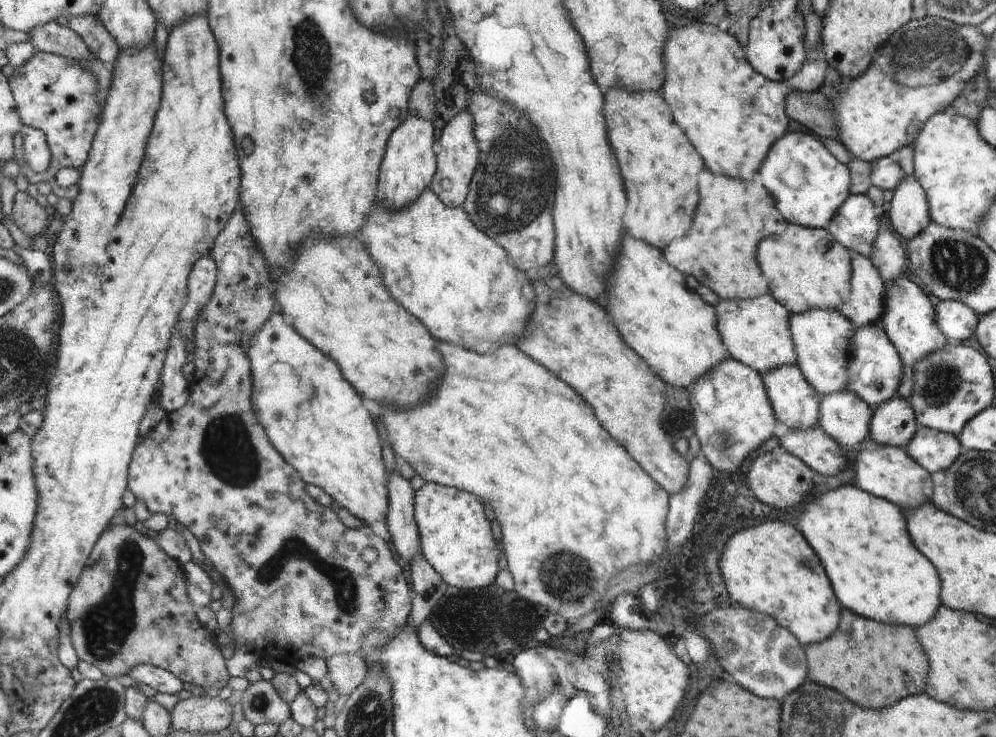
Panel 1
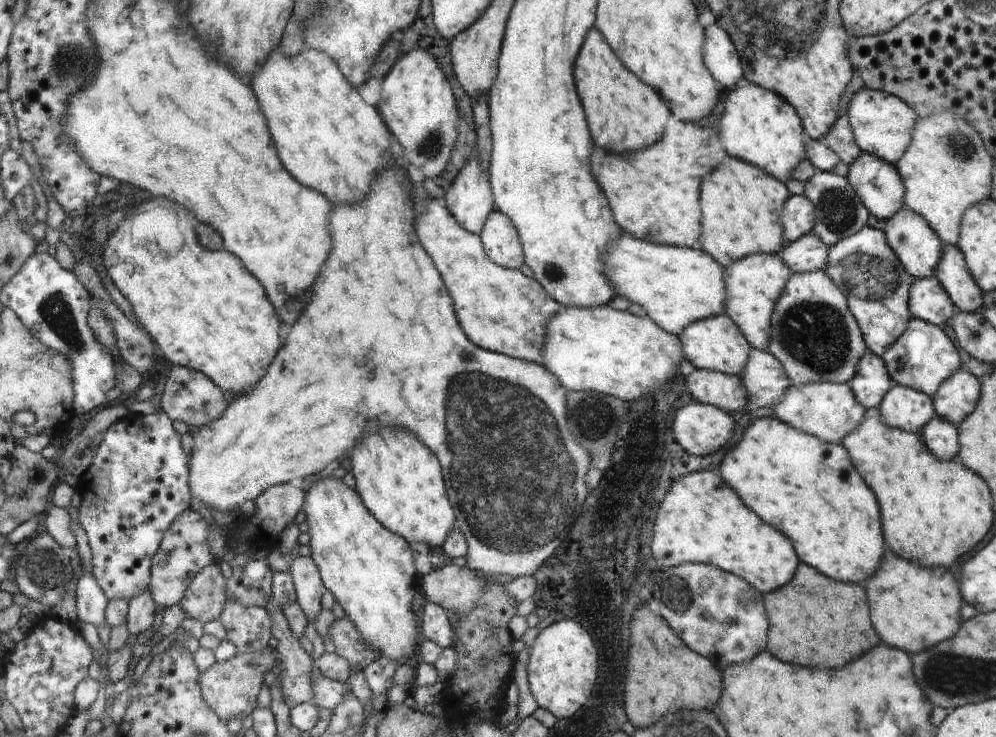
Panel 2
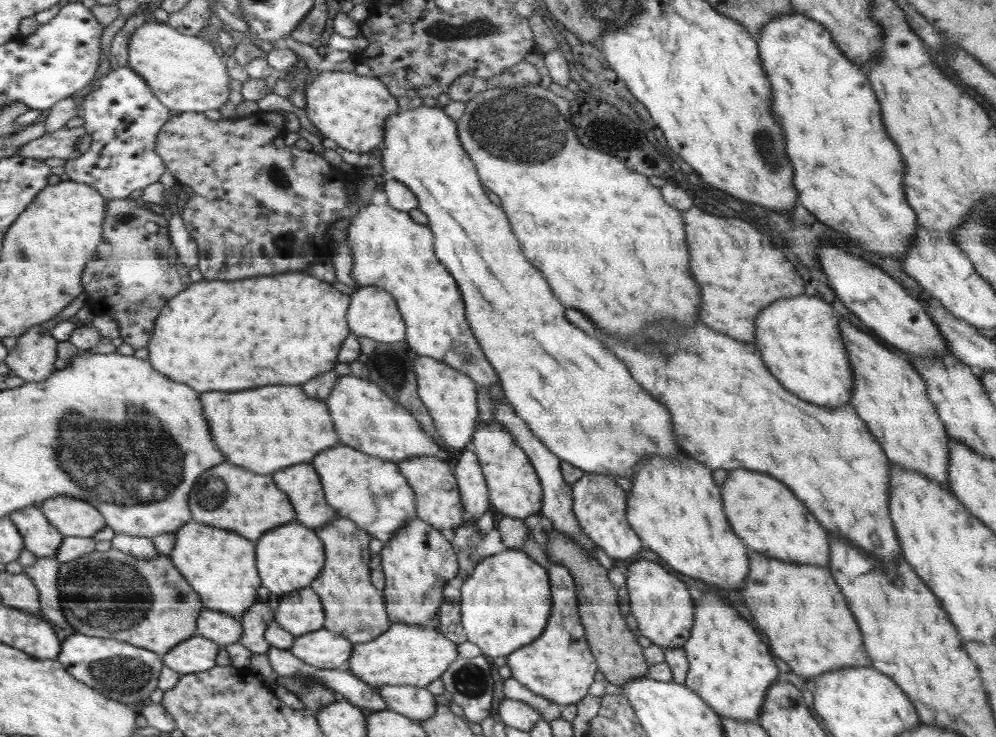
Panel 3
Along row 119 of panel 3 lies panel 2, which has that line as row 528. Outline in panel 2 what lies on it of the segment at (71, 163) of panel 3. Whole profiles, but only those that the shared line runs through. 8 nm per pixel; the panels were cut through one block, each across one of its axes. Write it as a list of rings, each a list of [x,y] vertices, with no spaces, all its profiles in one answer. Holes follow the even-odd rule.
[[[163,410],[149,415],[131,415],[116,422],[106,432],[92,468],[77,487],[83,498],[78,520],[89,536],[94,553],[94,574],[108,600],[124,598],[131,603],[151,588],[156,554],[172,524],[192,506],[191,462],[176,425]]]

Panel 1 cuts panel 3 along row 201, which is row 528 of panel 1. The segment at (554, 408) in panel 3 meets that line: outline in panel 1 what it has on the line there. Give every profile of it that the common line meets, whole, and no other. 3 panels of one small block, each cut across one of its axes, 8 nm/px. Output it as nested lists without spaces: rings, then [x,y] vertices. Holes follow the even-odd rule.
[[[426,483],[415,490],[414,518],[419,532],[419,550],[448,587],[474,589],[494,584],[494,576],[498,576],[498,552],[494,552],[496,542],[478,495]]]

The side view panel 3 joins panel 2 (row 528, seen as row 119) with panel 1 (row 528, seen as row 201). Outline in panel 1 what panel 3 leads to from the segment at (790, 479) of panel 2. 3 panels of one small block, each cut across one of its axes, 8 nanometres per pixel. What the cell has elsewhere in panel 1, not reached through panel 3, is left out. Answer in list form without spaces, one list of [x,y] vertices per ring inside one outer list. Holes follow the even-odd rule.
[[[854,485],[840,486],[810,497],[796,526],[824,558],[836,595],[848,610],[891,625],[919,627],[935,620],[941,598],[939,571],[912,544],[907,516],[898,505]]]

